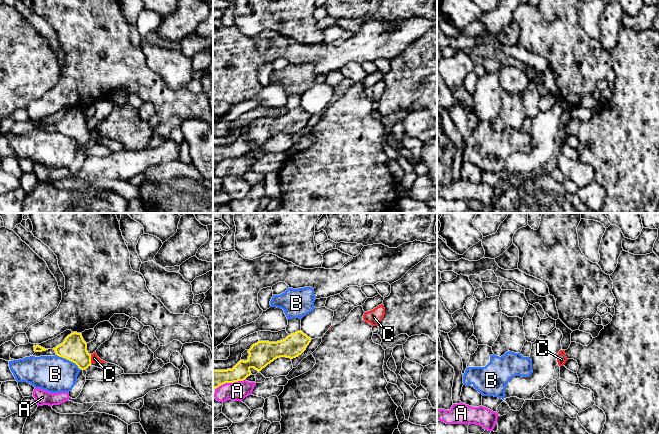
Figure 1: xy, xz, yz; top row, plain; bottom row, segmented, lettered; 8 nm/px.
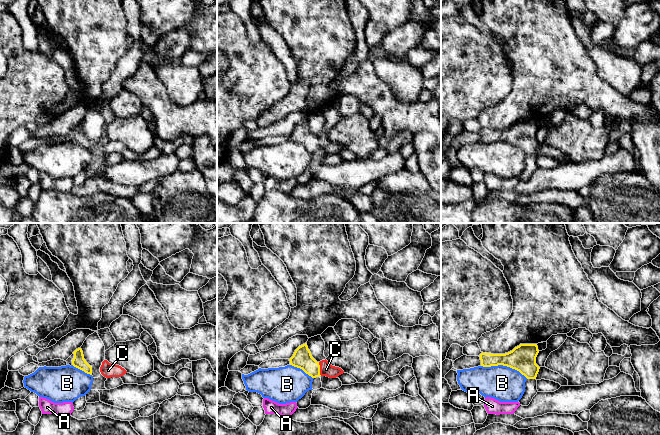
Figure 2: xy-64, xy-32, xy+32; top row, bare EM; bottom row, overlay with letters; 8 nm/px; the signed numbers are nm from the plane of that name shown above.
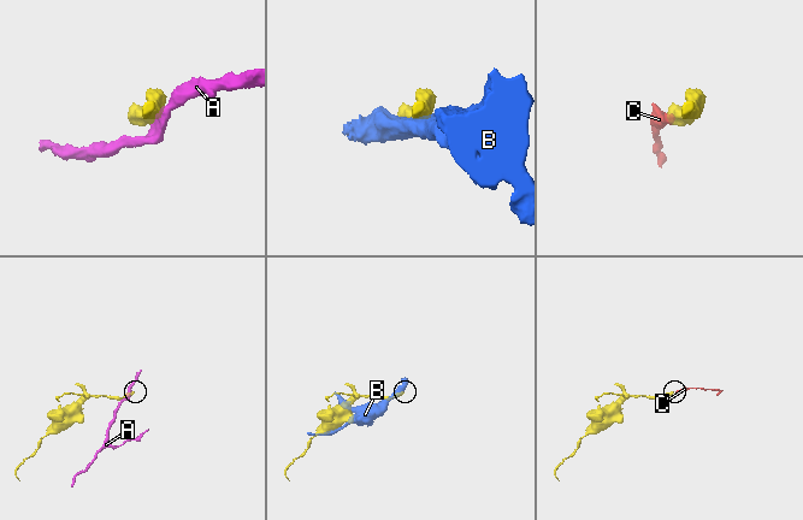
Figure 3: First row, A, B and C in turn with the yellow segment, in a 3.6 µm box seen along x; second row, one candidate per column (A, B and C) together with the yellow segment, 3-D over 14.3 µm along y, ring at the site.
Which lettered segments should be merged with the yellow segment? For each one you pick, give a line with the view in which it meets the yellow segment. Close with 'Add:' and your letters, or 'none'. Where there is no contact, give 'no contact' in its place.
C: xy
Add: C

